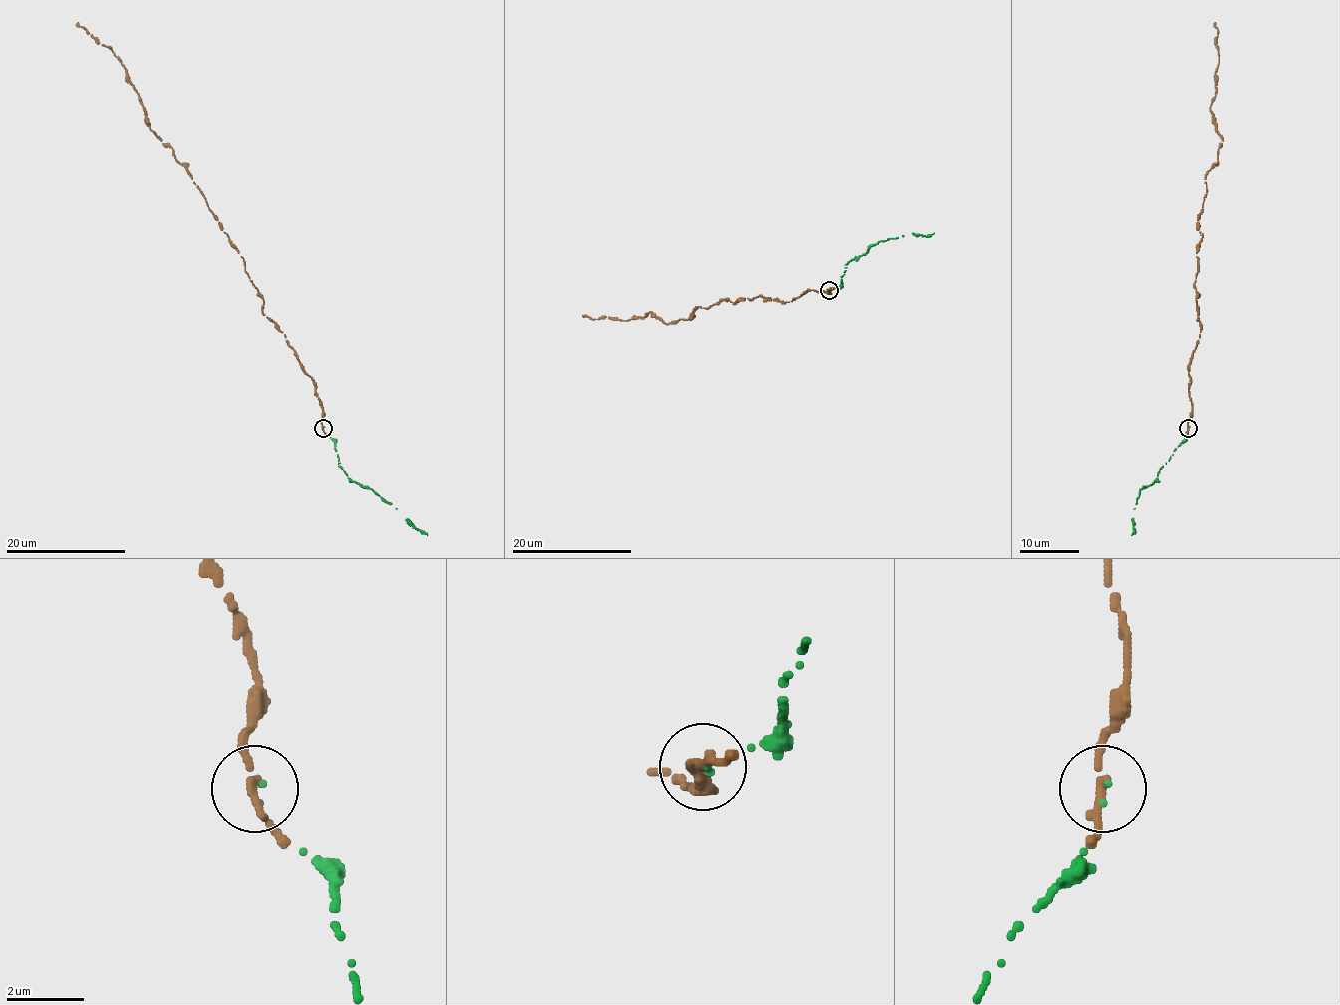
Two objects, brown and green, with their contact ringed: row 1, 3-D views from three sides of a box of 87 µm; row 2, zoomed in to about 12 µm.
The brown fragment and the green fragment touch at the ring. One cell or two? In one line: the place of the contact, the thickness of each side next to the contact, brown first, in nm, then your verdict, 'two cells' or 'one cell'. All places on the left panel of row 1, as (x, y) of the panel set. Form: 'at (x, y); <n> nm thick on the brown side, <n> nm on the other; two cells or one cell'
at (323, 428); 190 nm thick on the brown side, 70 nm on the other; one cell

